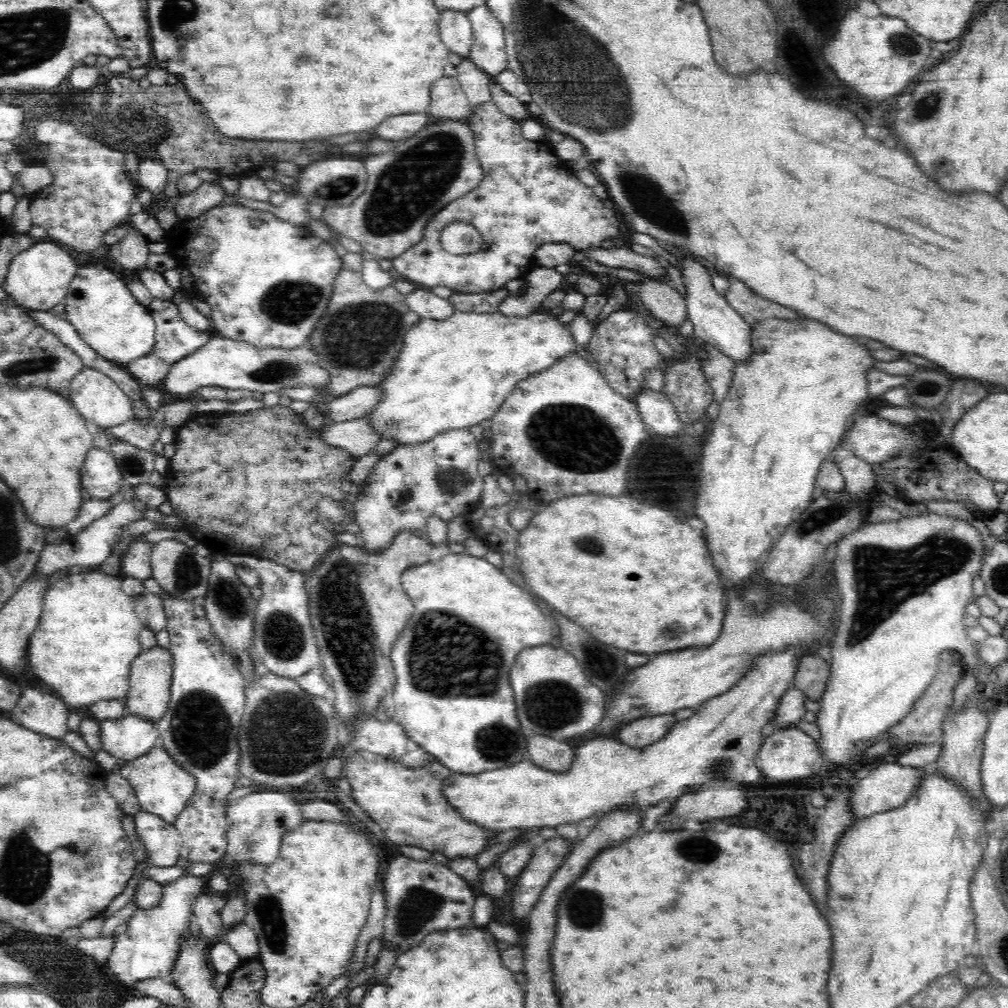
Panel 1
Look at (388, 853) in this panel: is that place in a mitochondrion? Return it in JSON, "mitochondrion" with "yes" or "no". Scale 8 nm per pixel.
{"mitochondrion":"no"}

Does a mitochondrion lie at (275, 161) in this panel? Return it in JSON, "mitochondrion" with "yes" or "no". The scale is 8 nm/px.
{"mitochondrion":"no"}

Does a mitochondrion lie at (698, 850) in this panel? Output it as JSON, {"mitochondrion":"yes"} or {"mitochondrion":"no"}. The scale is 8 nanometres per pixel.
{"mitochondrion":"yes"}

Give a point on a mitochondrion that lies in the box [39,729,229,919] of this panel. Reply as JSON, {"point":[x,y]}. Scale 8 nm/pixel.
{"point":[77,848]}

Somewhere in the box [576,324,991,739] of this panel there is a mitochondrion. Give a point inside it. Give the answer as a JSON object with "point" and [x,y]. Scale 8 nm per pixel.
{"point":[885,578]}

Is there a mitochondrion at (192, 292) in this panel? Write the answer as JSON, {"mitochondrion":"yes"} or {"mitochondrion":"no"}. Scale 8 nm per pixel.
{"mitochondrion":"no"}

